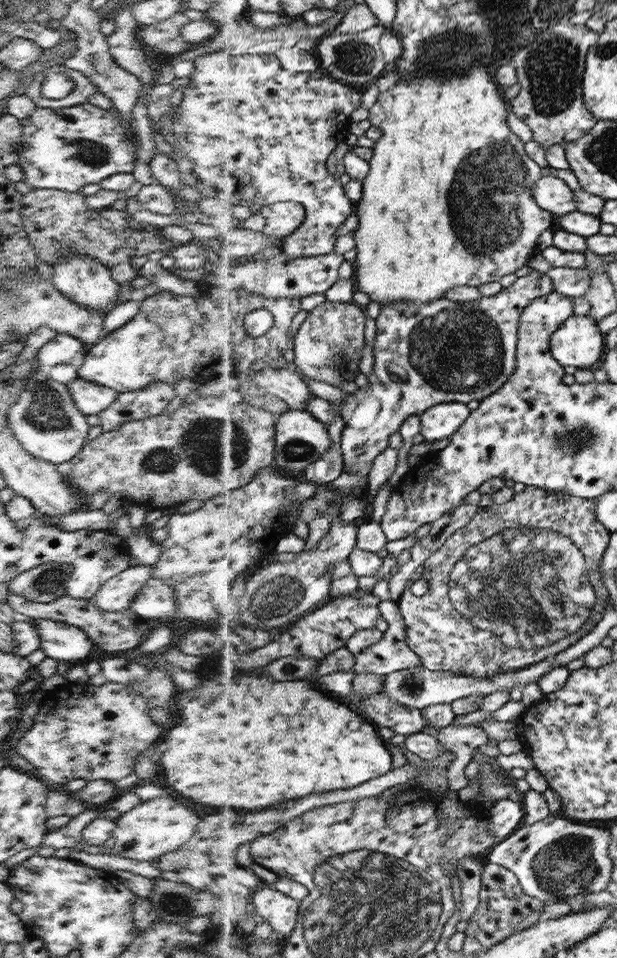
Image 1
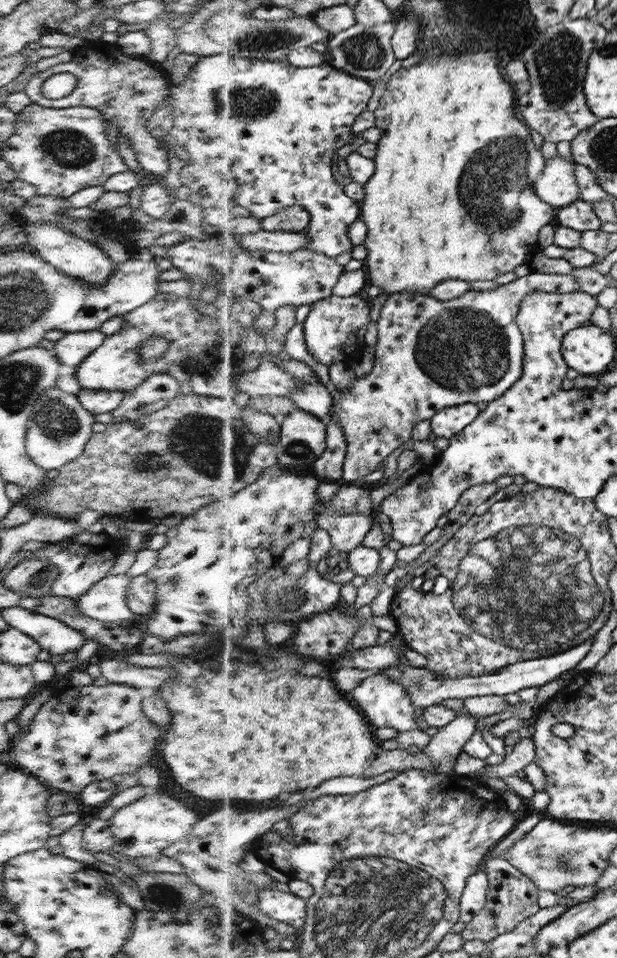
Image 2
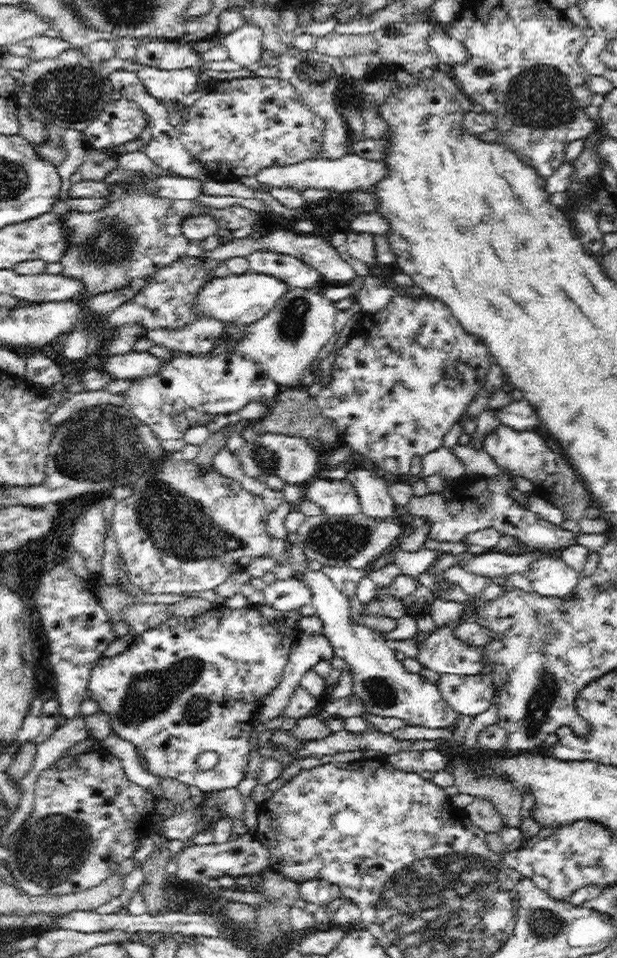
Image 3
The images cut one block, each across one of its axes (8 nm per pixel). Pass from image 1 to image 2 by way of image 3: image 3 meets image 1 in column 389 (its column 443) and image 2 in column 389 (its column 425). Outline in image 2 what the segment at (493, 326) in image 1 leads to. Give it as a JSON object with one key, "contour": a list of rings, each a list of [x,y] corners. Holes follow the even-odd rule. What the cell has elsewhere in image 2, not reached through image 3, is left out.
{"contour":[[[531,270],[525,276],[517,277],[514,281],[504,284],[496,285],[493,290],[474,291],[470,290],[461,298],[456,298],[452,301],[444,301],[435,298],[434,296],[424,296],[424,294],[416,294],[414,292],[404,292],[393,294],[385,303],[382,311],[382,316],[378,320],[379,324],[379,341],[377,344],[377,358],[374,370],[366,377],[357,377],[350,387],[340,390],[338,399],[335,400],[335,408],[333,412],[338,414],[342,428],[346,432],[346,440],[349,444],[349,451],[347,454],[347,461],[345,466],[345,479],[347,481],[356,481],[370,474],[374,474],[376,470],[380,470],[380,466],[385,464],[386,458],[390,456],[400,446],[404,446],[408,440],[414,439],[415,426],[425,420],[432,420],[441,410],[449,409],[450,407],[465,405],[466,403],[477,402],[492,402],[500,398],[516,380],[520,380],[522,372],[524,372],[524,341],[523,335],[517,326],[518,309],[528,294],[534,292],[548,292],[554,294],[569,294],[578,291],[578,281],[574,276],[568,274],[546,274],[536,270]]]}

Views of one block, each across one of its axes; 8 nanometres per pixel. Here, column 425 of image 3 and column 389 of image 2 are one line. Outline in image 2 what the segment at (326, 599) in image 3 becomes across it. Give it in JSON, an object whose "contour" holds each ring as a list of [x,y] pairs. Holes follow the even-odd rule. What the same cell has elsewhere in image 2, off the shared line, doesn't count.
{"contour":[[[386,674],[362,681],[362,684],[353,690],[353,698],[376,727],[389,726],[399,732],[418,728],[416,708],[410,693],[400,682],[390,679]]]}

